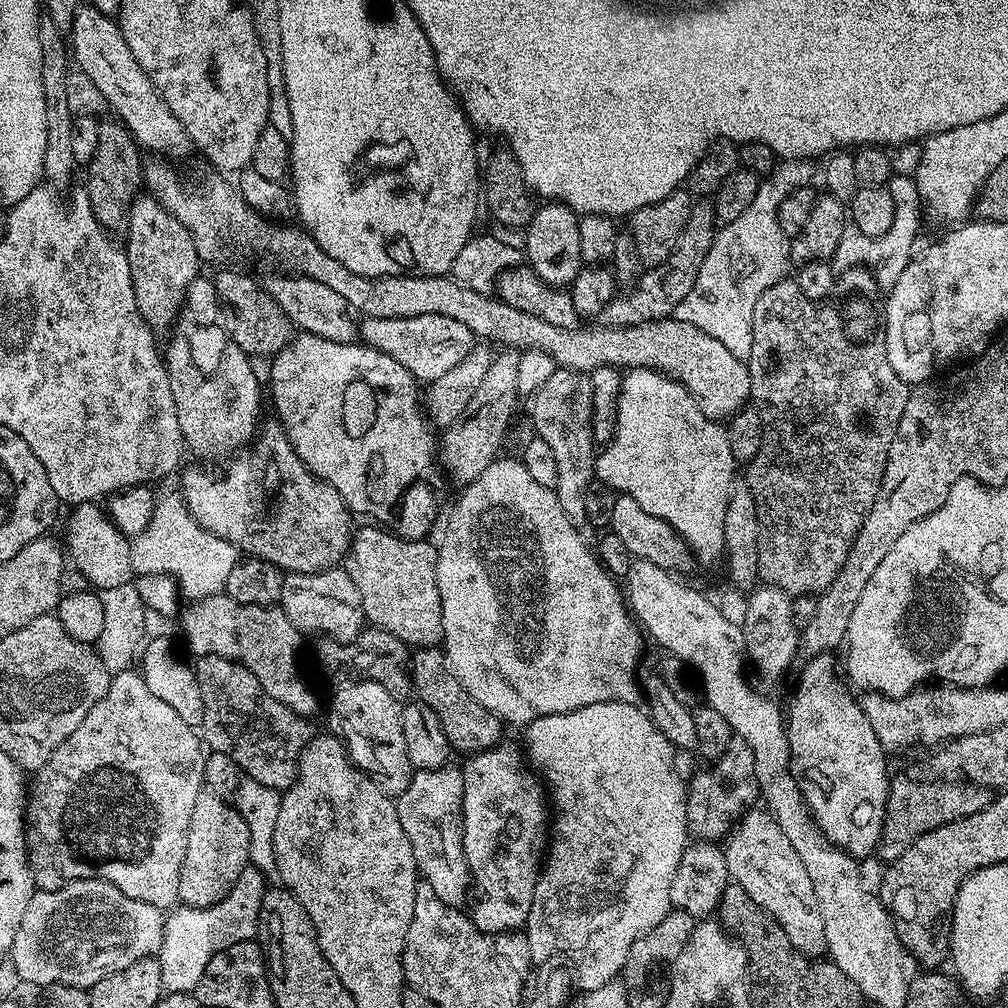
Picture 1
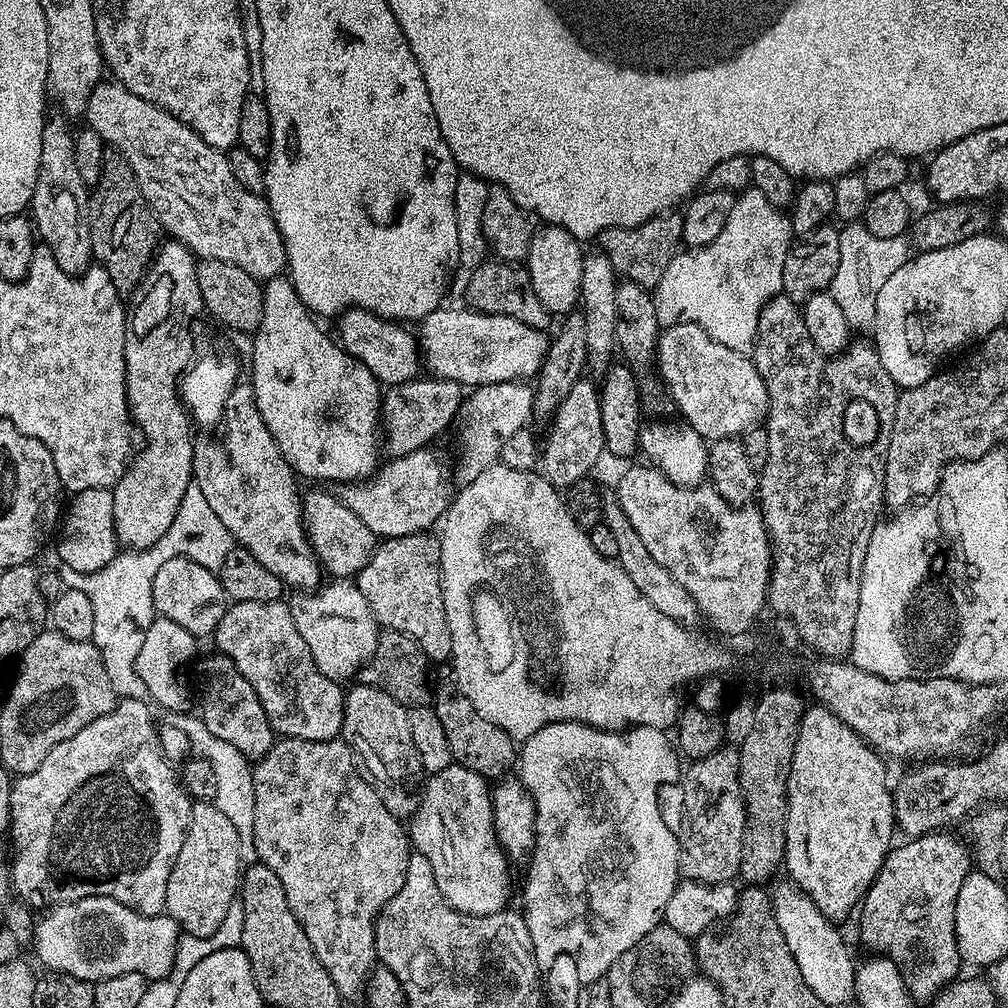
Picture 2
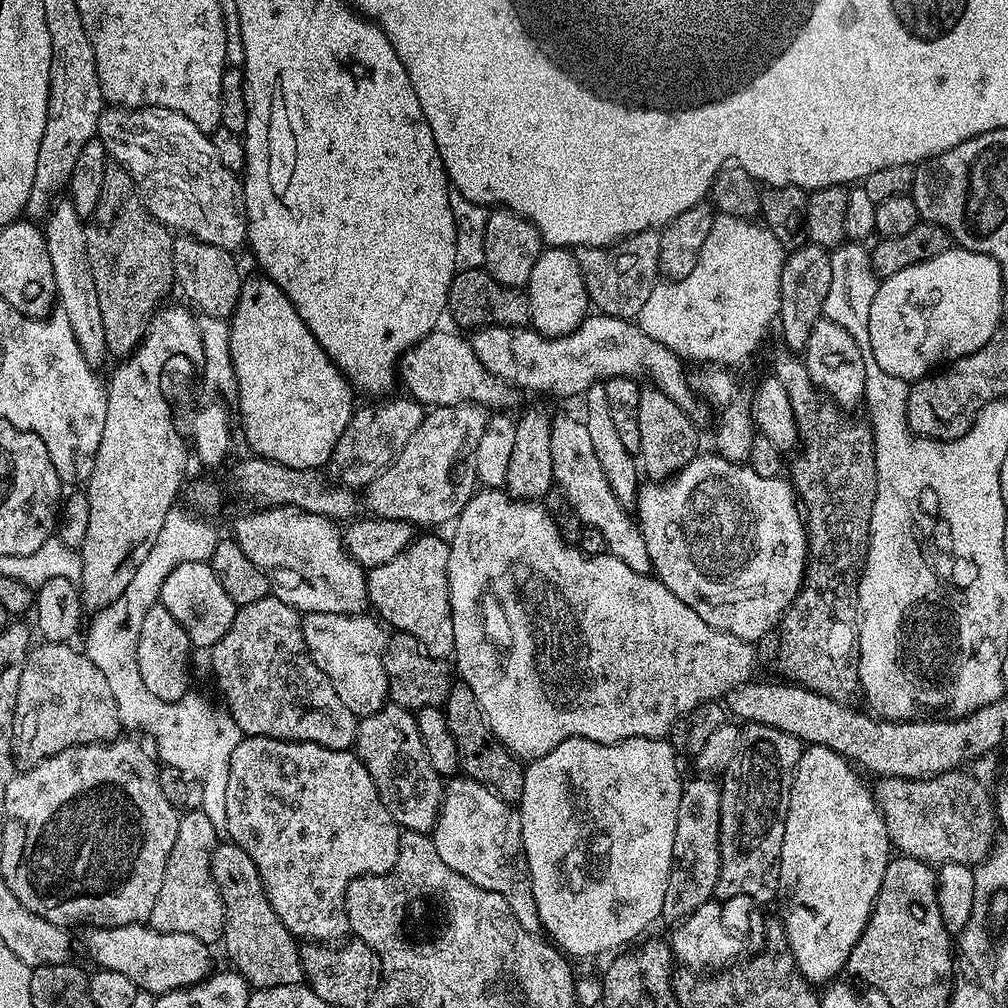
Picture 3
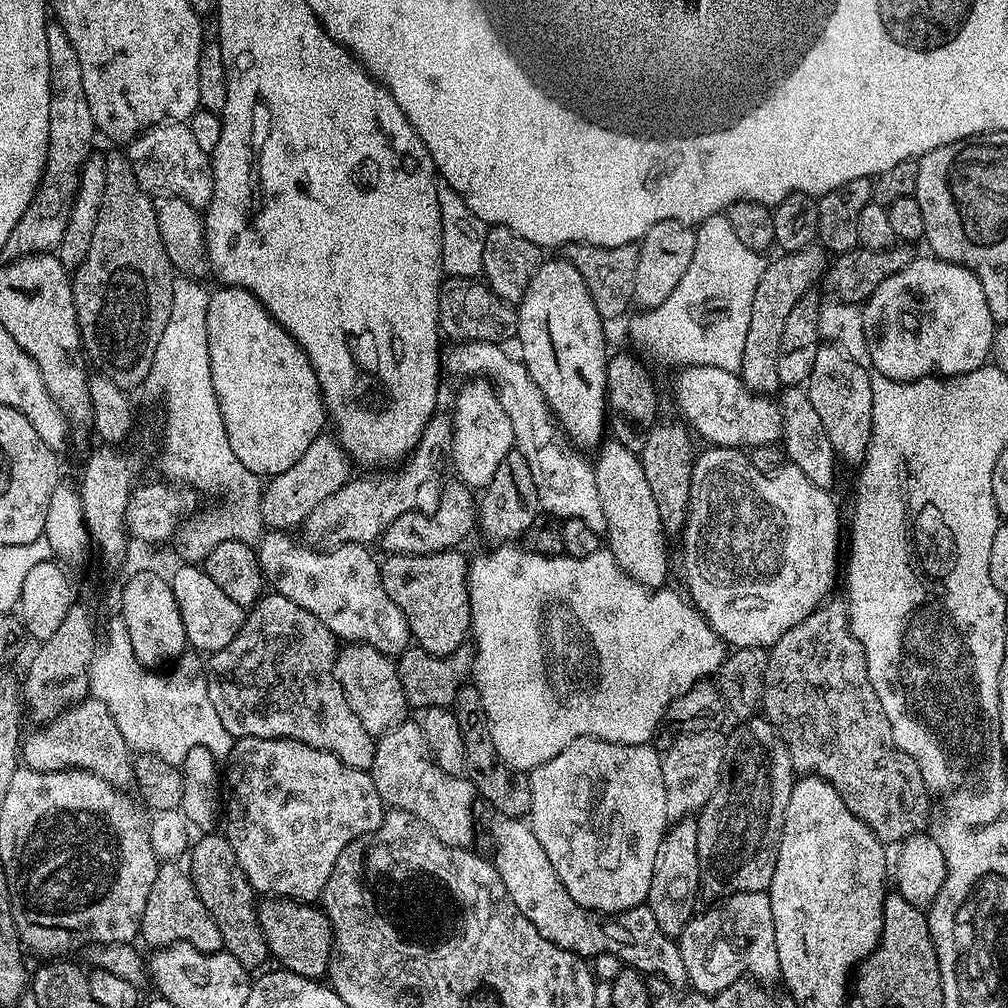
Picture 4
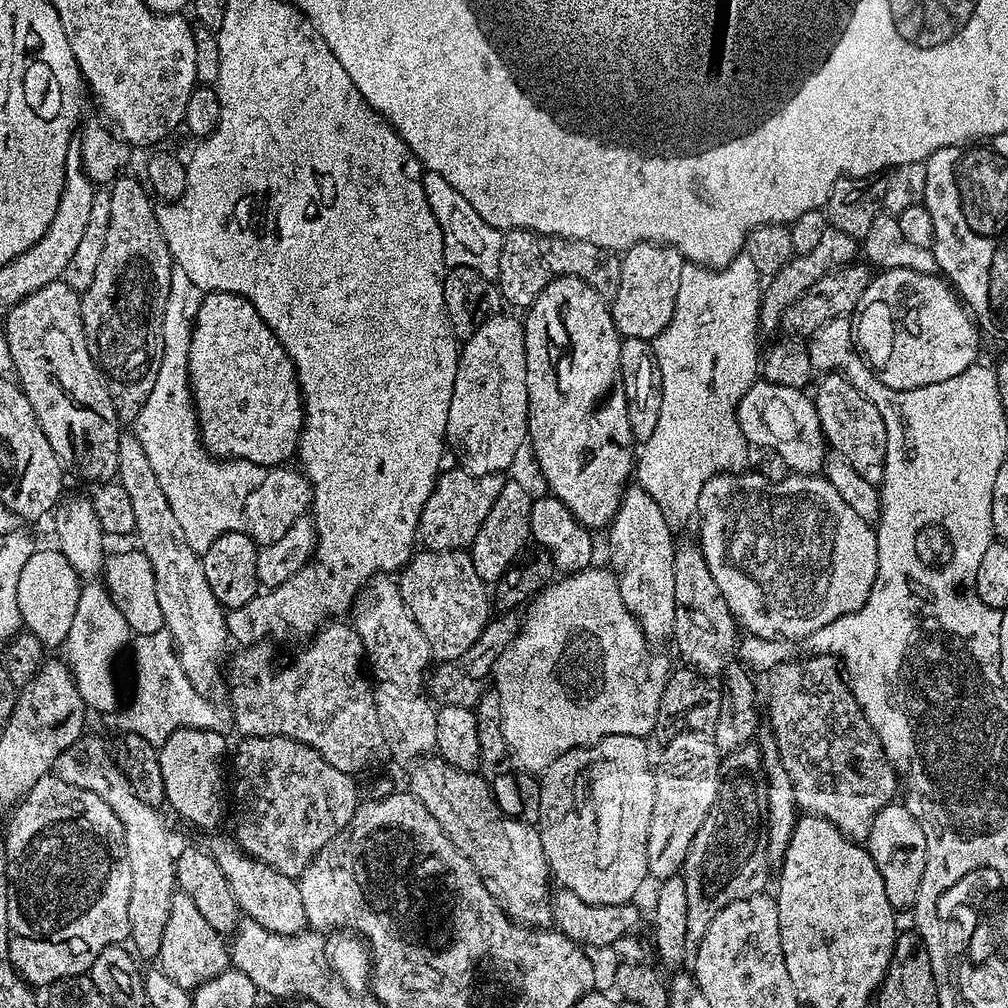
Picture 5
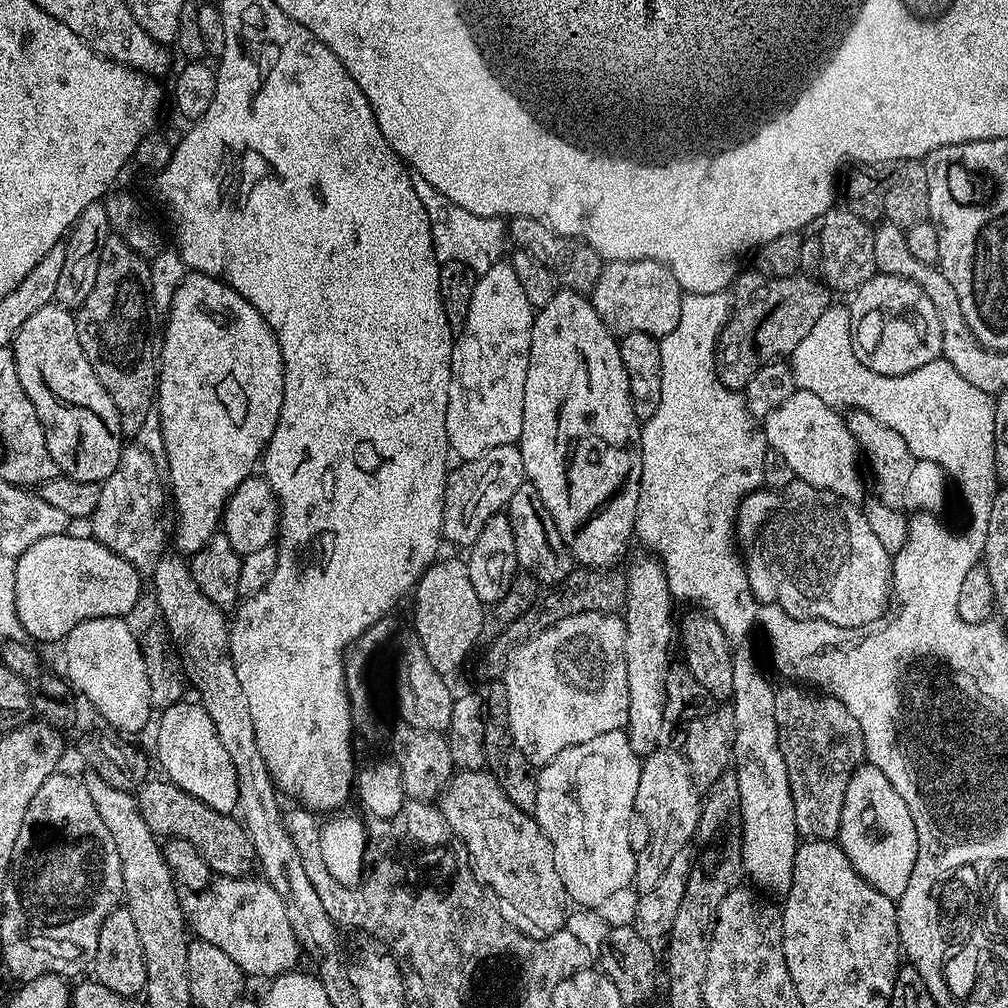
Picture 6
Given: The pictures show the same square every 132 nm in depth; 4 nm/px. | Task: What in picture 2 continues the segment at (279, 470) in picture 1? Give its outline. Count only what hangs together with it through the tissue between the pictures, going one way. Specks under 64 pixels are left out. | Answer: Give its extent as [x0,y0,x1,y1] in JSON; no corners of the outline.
[302,492,378,578]

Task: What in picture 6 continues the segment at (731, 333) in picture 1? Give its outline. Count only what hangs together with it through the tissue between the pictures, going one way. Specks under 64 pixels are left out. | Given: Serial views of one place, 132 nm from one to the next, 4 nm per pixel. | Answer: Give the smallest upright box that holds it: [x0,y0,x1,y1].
[635,291,764,646]

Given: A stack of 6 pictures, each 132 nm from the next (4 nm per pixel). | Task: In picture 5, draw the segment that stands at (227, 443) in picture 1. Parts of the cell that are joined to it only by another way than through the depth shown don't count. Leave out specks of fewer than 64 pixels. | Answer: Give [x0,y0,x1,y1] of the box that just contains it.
[350,574,434,690]

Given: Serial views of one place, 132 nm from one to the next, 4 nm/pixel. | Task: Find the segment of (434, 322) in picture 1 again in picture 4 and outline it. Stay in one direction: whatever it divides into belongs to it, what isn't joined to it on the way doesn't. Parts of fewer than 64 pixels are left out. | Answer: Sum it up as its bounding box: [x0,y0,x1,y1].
[676,364,784,450]

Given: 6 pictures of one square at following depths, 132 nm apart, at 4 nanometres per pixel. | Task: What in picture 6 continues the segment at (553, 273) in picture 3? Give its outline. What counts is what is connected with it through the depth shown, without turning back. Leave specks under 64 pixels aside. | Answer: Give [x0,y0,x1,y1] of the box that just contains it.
[518,291,642,569]

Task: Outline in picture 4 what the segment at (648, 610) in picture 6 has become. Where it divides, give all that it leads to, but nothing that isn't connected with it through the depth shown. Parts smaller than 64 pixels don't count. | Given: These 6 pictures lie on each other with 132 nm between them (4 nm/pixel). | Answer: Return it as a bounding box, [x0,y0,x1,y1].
[595,438,668,588]

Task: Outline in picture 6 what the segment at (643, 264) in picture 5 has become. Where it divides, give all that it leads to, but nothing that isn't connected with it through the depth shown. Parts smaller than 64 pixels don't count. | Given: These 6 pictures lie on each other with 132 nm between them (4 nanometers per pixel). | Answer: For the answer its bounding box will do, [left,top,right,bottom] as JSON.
[590,260,682,338]

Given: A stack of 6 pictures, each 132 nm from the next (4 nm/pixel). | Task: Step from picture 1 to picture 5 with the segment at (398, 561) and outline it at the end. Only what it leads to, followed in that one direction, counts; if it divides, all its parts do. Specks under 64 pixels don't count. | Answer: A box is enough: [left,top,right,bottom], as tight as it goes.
[398,551,490,661]

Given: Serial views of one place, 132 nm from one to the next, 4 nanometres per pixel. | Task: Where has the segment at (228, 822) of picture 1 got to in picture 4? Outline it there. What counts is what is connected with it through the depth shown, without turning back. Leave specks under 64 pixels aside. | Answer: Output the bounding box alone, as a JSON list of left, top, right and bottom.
[140,855,223,952]

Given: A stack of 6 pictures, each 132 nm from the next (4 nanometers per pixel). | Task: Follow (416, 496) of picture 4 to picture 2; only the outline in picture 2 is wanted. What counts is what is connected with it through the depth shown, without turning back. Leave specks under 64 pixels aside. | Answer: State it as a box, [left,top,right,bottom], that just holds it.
[454,380,533,485]

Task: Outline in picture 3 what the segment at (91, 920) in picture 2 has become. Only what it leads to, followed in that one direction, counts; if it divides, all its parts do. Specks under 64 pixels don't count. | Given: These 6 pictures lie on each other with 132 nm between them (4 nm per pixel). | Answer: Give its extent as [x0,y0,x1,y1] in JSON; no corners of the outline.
[84,923,213,994]

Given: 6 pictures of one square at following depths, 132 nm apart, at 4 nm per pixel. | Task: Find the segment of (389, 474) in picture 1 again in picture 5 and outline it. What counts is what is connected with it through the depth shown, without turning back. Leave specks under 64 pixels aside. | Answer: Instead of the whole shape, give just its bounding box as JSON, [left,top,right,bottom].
[189,292,304,466]

